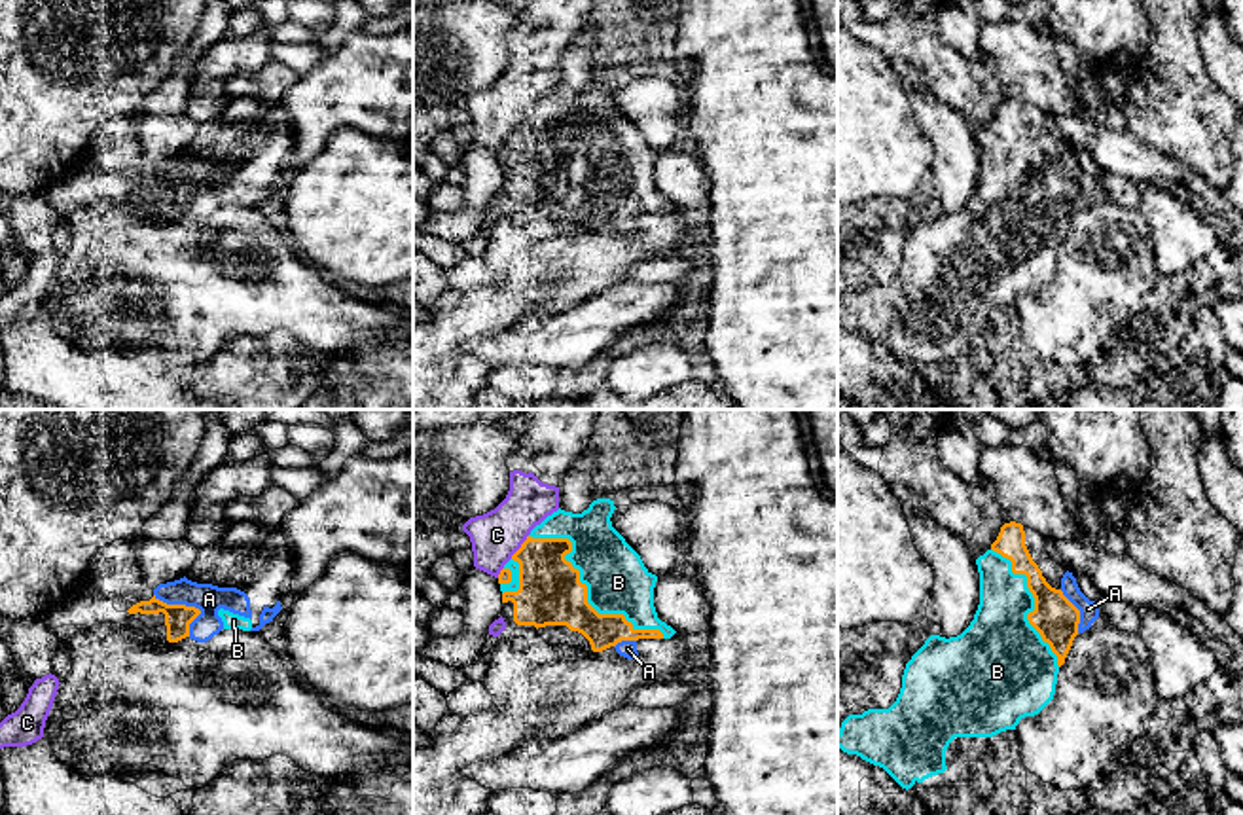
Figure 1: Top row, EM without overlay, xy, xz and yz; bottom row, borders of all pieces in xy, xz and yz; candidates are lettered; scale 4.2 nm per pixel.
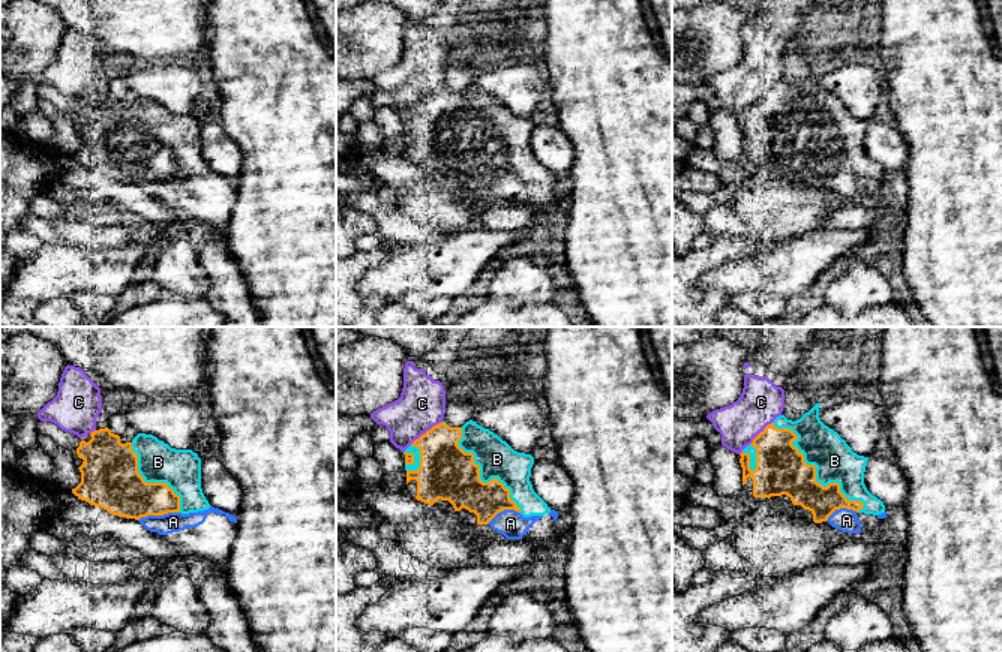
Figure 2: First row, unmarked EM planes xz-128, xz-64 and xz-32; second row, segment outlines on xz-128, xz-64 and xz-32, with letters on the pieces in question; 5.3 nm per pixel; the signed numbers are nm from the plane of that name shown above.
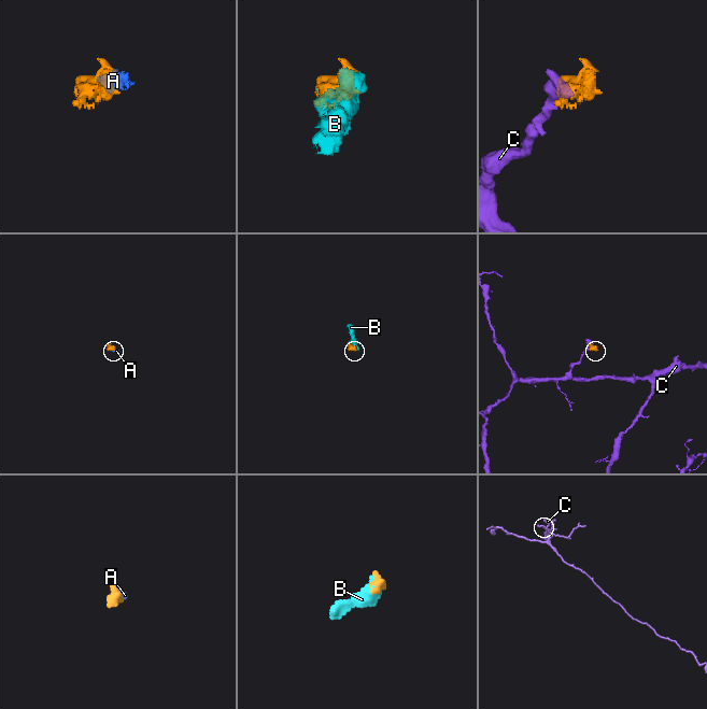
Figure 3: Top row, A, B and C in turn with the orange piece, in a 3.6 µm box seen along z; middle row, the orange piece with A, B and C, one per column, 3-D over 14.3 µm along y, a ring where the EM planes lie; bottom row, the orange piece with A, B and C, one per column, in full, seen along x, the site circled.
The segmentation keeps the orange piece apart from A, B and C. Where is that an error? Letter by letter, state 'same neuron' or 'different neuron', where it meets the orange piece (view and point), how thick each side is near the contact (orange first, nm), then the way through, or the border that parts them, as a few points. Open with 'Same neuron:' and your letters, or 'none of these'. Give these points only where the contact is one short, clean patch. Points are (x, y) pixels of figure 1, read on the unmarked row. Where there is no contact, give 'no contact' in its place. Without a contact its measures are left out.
Same neuron: A, B
A: same neuron; contact xy (190, 182); calibres 110 and 120 nm
B: same neuron; contact xz (586, 165); calibres 280 and 260 nm
C: different neuron; contact xz (522, 122); calibres 280 and 220 nm

